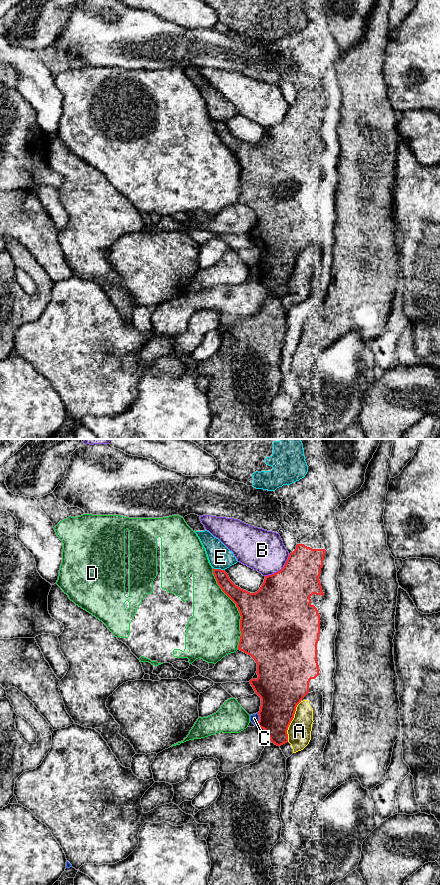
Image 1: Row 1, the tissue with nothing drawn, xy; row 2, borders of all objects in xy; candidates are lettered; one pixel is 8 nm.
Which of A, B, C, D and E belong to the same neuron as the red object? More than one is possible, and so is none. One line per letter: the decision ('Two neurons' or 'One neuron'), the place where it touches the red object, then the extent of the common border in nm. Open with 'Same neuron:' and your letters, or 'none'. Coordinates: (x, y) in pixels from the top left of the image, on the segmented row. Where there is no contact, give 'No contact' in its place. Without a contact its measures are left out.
Same neuron: none
A: Two neurons. Touches red at xy (291, 720). Shared border 340 nm
B: Two neurons. Touches red at xy (281, 569). Shared border 260 nm
C: Two neurons. Touches red at xy (259, 719). Shared border 100 nm
D: Two neurons. Touches red at xy (238, 609). Shared border 700 nm
E: Two neurons. Touches red at xy (218, 569). Shared border 90 nm

